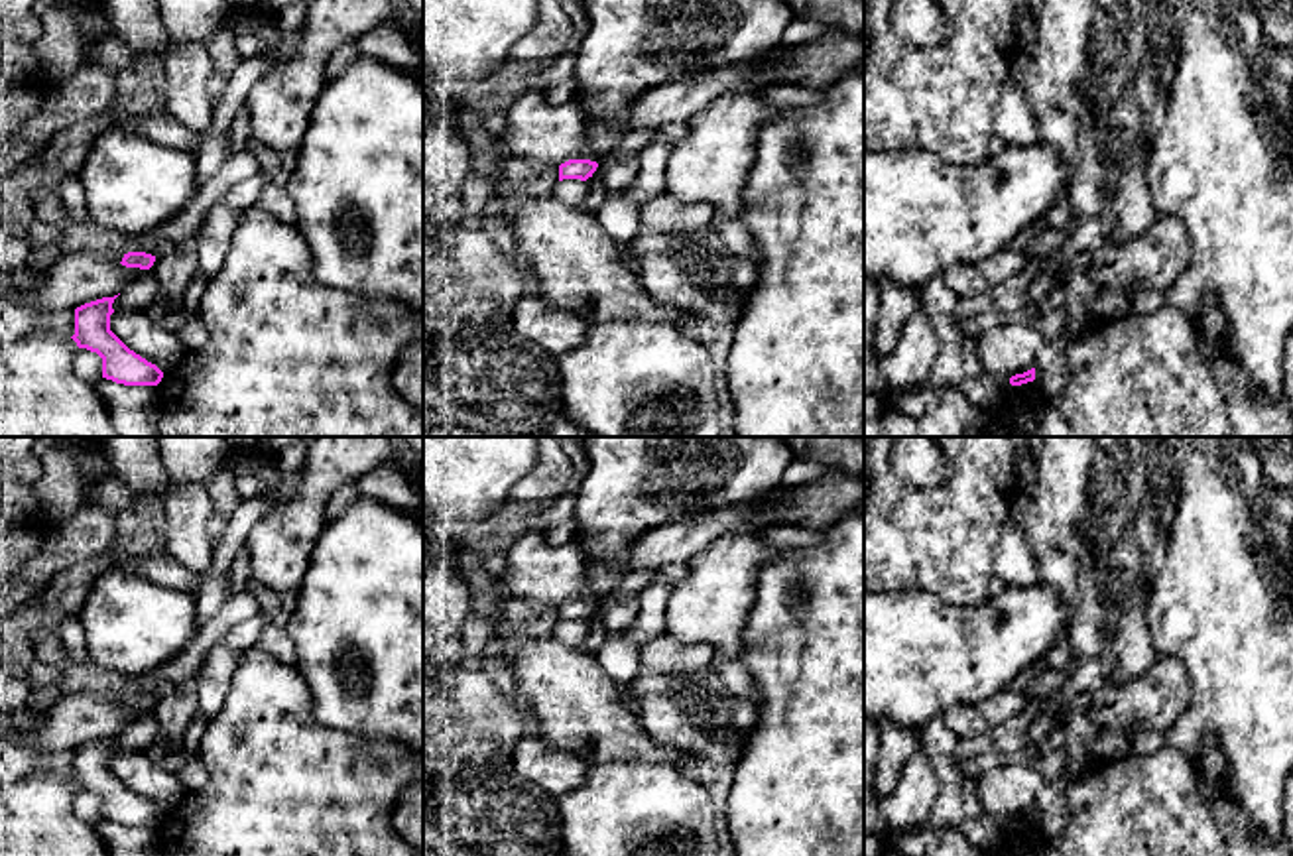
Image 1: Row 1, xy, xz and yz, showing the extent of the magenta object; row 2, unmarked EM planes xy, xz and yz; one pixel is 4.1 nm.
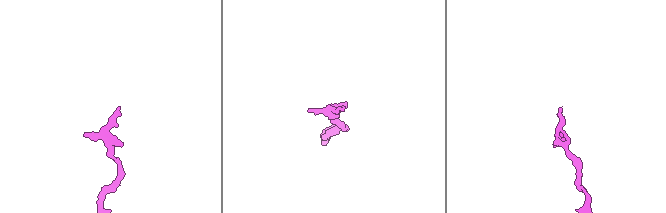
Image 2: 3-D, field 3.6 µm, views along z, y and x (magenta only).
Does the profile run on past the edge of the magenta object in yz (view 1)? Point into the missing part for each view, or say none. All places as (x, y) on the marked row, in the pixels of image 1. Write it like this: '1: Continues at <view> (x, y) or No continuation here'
1: No continuation here

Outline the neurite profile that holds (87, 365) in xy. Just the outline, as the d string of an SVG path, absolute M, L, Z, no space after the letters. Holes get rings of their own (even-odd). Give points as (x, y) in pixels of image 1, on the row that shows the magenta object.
M79 348L73 360L73 372L81 380L94 384L96 380L102 378L102 358L96 352Z

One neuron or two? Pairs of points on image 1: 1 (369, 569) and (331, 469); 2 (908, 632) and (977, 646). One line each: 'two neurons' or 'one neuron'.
1: two neurons
2: one neuron

